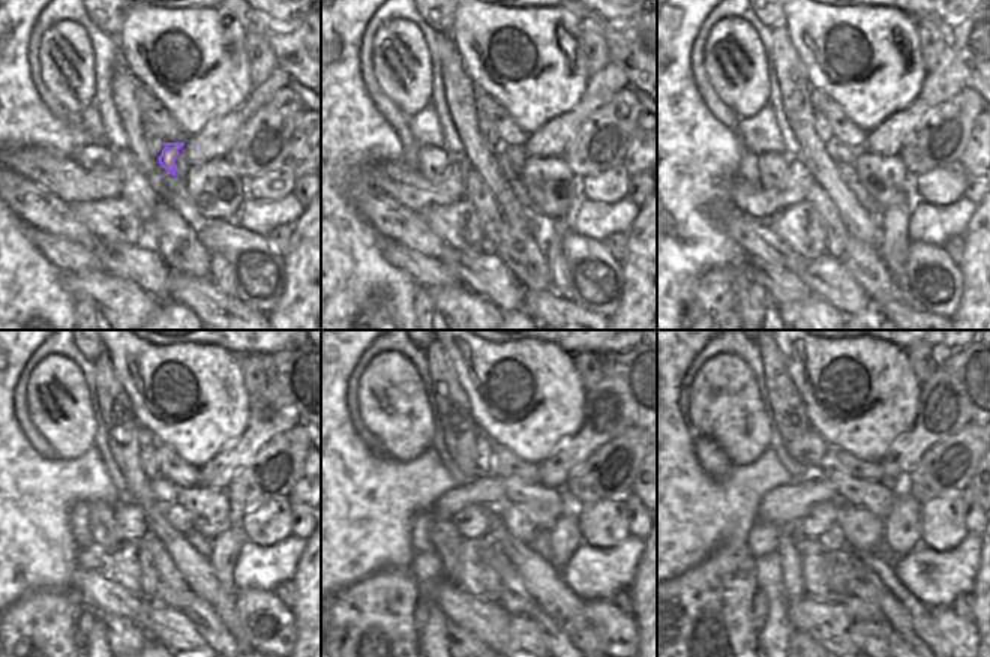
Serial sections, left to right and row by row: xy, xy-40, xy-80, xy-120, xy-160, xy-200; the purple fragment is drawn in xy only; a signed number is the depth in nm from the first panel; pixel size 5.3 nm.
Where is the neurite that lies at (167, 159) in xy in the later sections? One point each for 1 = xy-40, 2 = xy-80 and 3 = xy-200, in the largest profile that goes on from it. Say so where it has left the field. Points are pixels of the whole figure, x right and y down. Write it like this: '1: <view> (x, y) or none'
1: xy-40 (507, 170)
2: xy-80 (846, 171)
3: xy-200 (858, 528)

